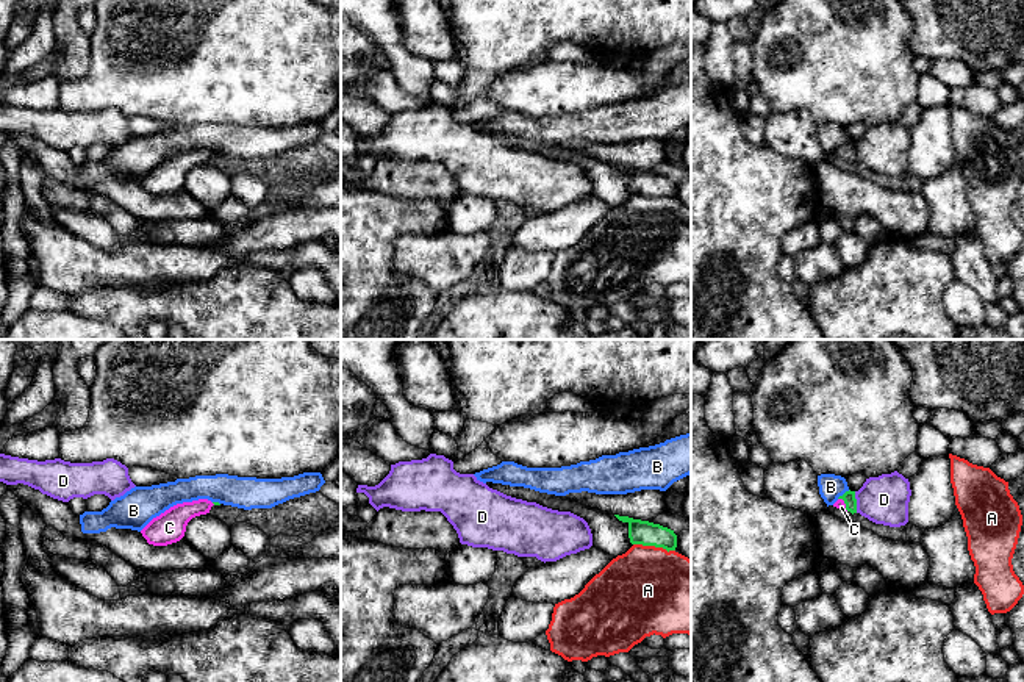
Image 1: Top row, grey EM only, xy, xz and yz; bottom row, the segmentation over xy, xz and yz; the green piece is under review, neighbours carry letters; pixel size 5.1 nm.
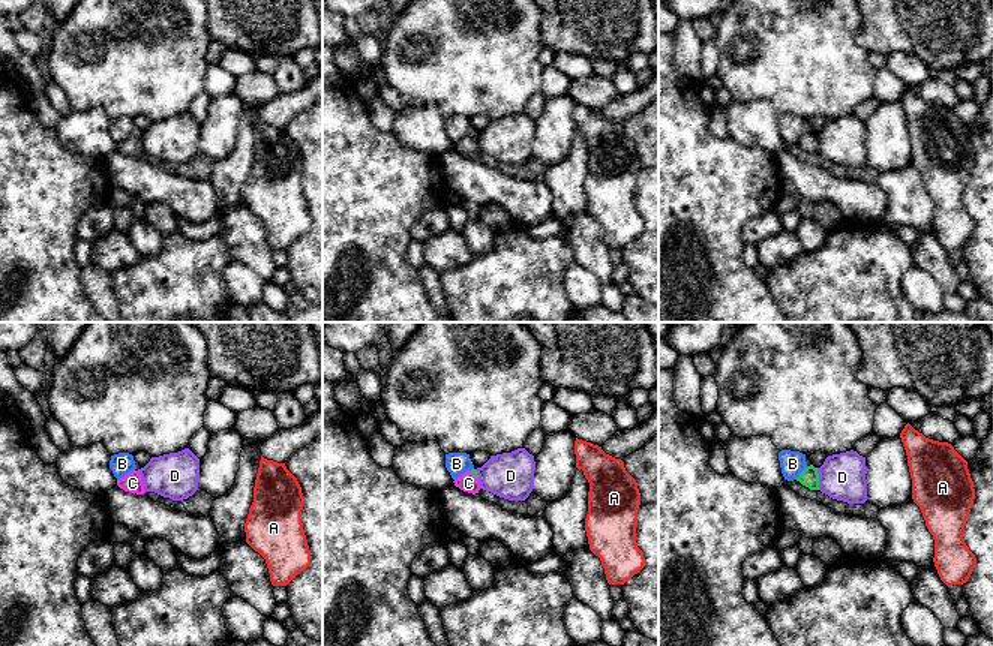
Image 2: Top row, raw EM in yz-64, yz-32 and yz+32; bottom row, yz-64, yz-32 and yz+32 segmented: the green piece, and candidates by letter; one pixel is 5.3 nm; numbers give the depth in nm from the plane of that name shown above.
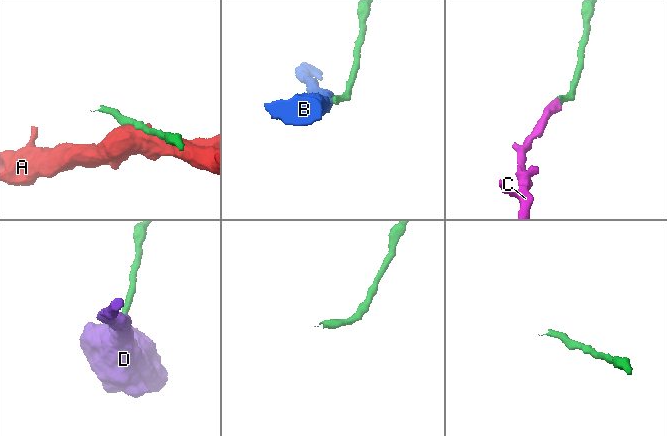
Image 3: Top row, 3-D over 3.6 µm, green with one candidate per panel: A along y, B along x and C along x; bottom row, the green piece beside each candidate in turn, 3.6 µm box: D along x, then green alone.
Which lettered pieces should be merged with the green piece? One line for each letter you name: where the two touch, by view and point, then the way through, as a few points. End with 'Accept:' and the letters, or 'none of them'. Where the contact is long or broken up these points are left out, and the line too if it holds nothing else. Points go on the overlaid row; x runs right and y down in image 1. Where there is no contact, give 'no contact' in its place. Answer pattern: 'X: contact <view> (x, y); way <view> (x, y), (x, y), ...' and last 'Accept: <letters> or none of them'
C: contact yz (844, 502); way yz (849, 499), (844, 502), (840, 504)
Accept: C

